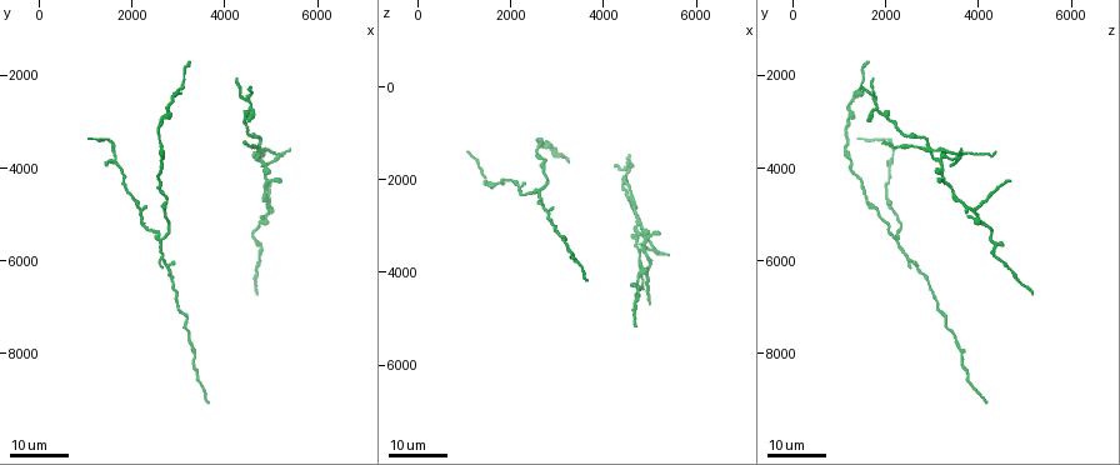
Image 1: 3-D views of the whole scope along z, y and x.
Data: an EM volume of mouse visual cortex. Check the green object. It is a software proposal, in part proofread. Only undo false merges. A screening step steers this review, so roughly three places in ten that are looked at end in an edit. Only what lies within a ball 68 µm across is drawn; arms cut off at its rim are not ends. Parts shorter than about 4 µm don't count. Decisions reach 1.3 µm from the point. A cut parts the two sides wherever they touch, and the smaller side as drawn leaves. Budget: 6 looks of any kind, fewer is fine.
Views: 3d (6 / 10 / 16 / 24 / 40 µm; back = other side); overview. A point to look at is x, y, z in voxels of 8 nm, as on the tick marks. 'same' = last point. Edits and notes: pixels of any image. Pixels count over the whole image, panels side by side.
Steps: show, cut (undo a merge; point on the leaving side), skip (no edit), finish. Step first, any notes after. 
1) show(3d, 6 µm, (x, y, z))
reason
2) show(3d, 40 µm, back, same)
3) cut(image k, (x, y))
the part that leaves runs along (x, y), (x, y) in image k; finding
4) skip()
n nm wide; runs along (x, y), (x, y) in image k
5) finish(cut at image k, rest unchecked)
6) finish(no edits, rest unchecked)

show(3d, 24 µm, (2600, 5600, 2250))
a fork

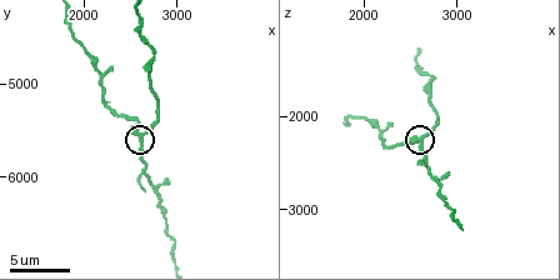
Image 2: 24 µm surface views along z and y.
show(3d, 6 µm, (2650, 5600, 2250))

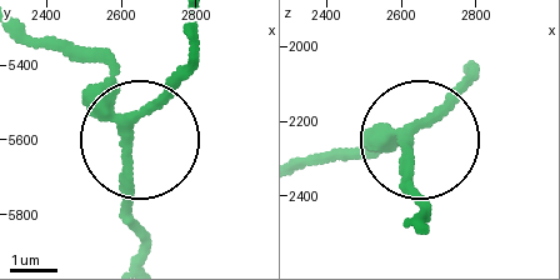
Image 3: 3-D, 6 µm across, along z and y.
skip()
260 nm wide; continuous, no second neuron

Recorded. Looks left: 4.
show(3d, 16 µm, (2750, 2700, 1150))
sudden change in width

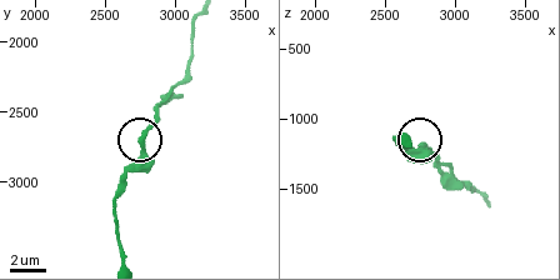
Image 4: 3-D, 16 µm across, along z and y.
show(3d, 6 µm, same)
closer look

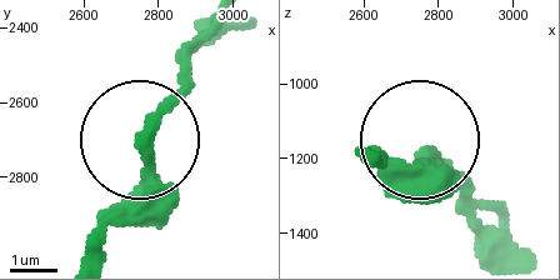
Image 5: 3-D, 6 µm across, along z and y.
skip()
runs along (211, 23), (151, 130), (140, 190), (96, 250) in image 5; continuous, no second neuron

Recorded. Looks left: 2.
show(3d, 16 µm, (4850, 3650, 3000))
four-way junction

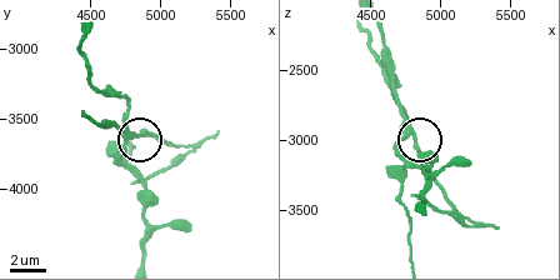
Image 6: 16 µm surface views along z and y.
show(3d, 10 µm, (4780, 3620, 3000))

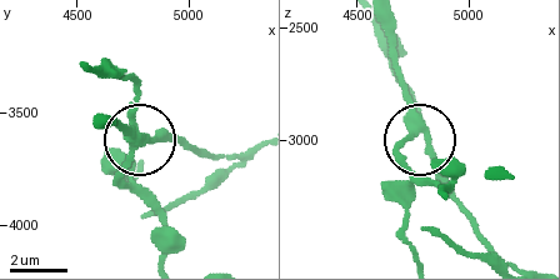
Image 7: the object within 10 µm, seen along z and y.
cut(image 7, (155, 141))
side arm 11 µm; two neurons meet here

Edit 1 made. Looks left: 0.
finish(cut at image 7, rest unchecked)

